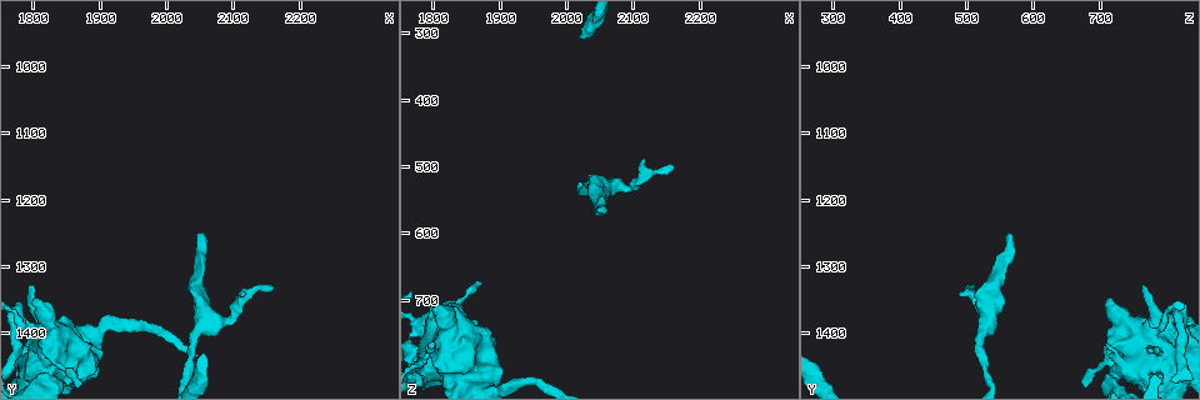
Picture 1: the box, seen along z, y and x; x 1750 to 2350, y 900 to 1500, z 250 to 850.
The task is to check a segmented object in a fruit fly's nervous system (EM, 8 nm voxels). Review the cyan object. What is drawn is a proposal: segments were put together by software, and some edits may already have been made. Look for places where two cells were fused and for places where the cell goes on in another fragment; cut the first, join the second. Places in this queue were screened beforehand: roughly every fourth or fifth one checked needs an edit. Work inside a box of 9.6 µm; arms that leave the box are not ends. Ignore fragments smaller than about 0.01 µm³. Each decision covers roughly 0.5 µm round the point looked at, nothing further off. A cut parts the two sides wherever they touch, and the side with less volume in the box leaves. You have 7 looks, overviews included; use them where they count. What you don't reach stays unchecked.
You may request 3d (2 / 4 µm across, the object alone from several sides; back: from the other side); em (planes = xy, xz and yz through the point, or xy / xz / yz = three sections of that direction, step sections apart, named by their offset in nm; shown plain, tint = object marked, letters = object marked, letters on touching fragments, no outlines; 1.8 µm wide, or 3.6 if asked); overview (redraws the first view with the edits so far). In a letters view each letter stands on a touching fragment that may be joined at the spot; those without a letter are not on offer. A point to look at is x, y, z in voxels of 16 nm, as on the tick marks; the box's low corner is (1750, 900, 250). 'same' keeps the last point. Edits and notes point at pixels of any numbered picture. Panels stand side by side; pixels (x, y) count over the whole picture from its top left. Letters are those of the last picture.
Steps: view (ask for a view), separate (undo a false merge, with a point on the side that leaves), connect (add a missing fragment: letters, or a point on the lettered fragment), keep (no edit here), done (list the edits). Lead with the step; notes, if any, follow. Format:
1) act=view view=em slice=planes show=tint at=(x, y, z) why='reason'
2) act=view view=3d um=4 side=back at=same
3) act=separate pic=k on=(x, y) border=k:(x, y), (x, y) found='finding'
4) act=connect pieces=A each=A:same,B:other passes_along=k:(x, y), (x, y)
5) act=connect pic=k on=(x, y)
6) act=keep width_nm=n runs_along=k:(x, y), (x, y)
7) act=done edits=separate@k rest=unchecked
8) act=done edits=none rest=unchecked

act=view view=3d um=4 at=(2165, 1335, 500) why='free end'

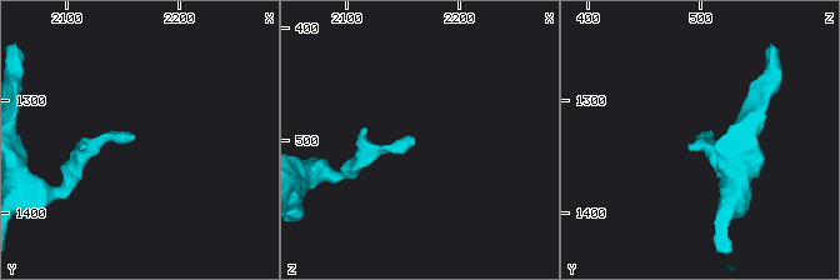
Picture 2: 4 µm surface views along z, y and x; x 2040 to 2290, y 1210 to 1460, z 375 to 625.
act=view view=em slice=planes show=plain at=(2160, 1332, 500) why='shape alone is not enough'

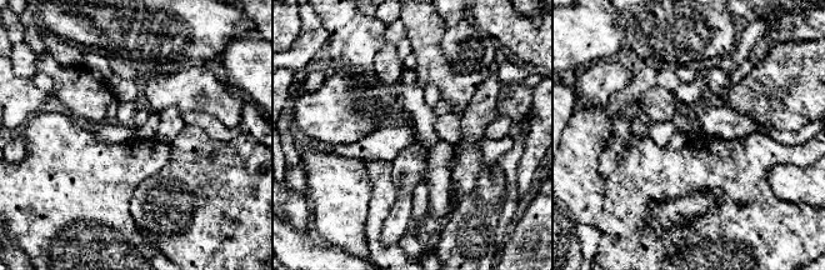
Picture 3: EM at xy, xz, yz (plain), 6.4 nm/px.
act=view view=em slice=planes show=letters at=same

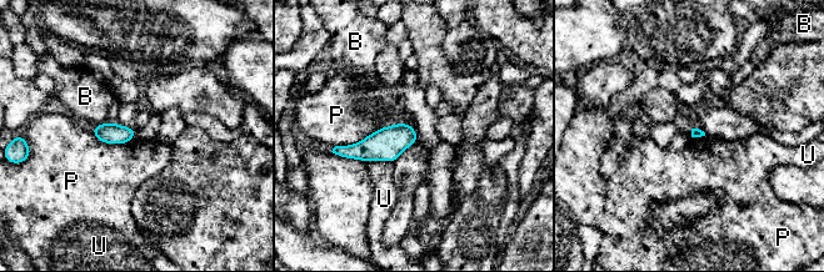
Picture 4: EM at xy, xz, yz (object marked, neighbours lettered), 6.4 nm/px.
act=keep each=B:other,P:other,U:other found='no lettered fragment goes on from it'

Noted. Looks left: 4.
act=view view=3d um=2 at=(2055, 1255, 565) why='branch stops here'

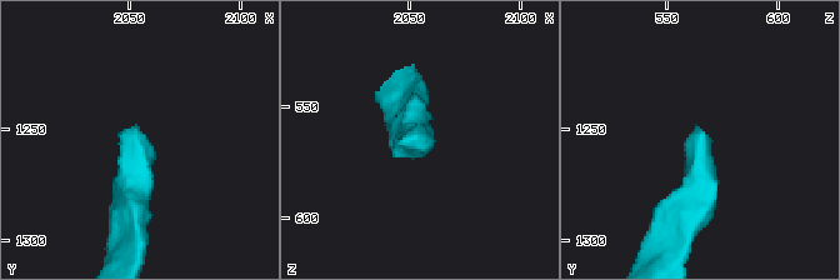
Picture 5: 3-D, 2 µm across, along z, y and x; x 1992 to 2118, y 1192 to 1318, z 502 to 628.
act=view view=em slice=planes show=letters at=(2052, 1251, 564)

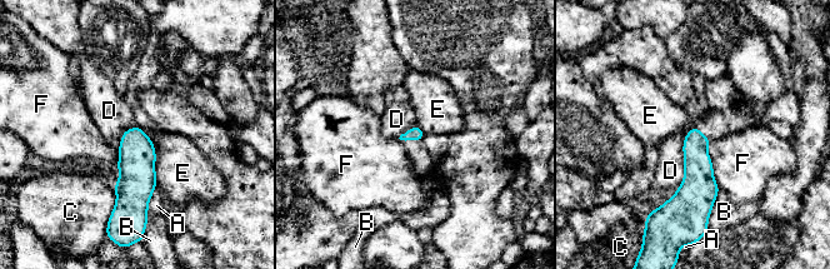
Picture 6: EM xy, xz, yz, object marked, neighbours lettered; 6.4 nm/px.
act=keep each=A:other,B:other,C:other,D:other,E:other,F:other found='no lettered fragment goes on from it'

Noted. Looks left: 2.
act=view view=em slice=xz step=16 show=tint at=(1800, 1415, 710) why='thick end'

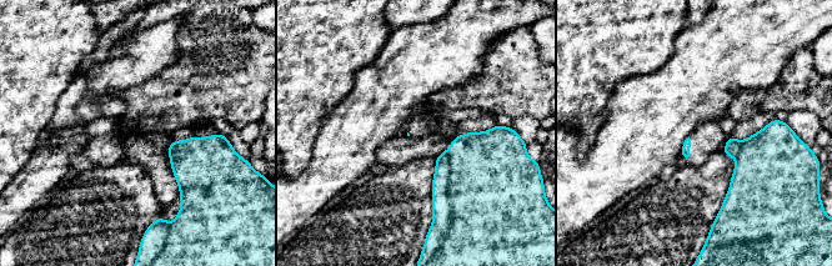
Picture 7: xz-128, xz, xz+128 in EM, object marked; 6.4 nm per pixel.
act=view view=em slice=planes show=letters at=same

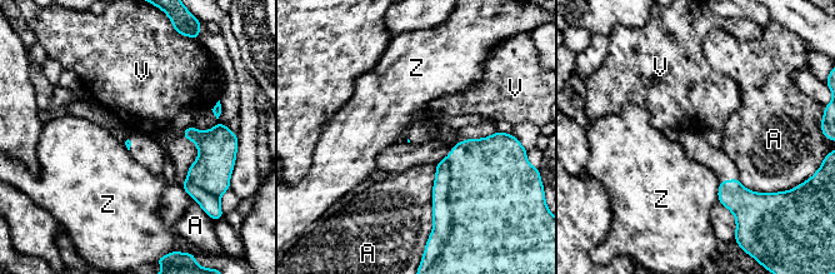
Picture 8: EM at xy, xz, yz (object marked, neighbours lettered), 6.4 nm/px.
act=separate pic=8 on=(441, 214) longest_contact=A:380nm each=A:other,V:other,Z:other border=8:(449, 155), (448, 207), (451, 219) found='two cells meet here'

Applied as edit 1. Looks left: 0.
act=done edits=separate@8 rest=unchecked

